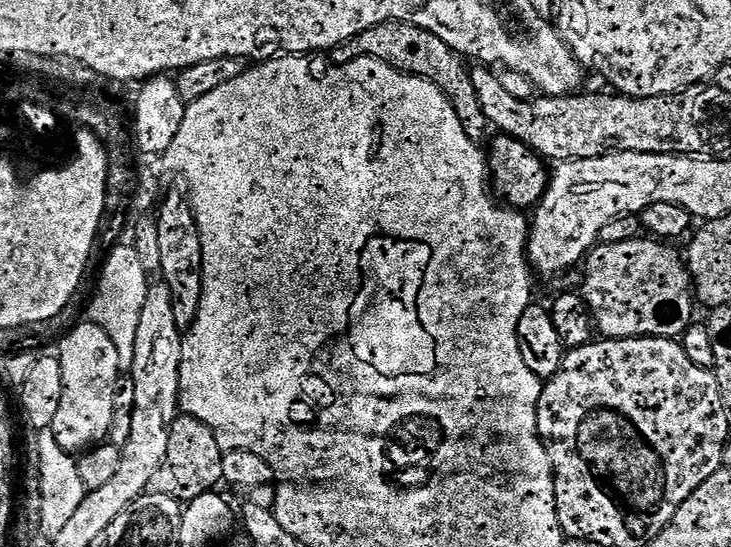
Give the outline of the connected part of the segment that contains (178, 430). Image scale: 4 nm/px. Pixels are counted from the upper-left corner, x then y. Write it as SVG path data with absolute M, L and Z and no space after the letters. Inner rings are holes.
M187 414L177 415L168 431L166 456L154 470L154 476L148 483L151 491L169 496L181 502L198 498L202 494L213 491L223 481L222 449L214 438L210 426L198 422L198 418Z

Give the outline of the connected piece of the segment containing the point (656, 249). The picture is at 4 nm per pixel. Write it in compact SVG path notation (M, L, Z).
M655 238L644 240L620 240L617 244L600 242L584 257L584 285L578 288L588 315L592 317L595 331L610 340L629 340L632 336L683 337L693 323L692 304L694 292L685 261L675 252L673 245Z

